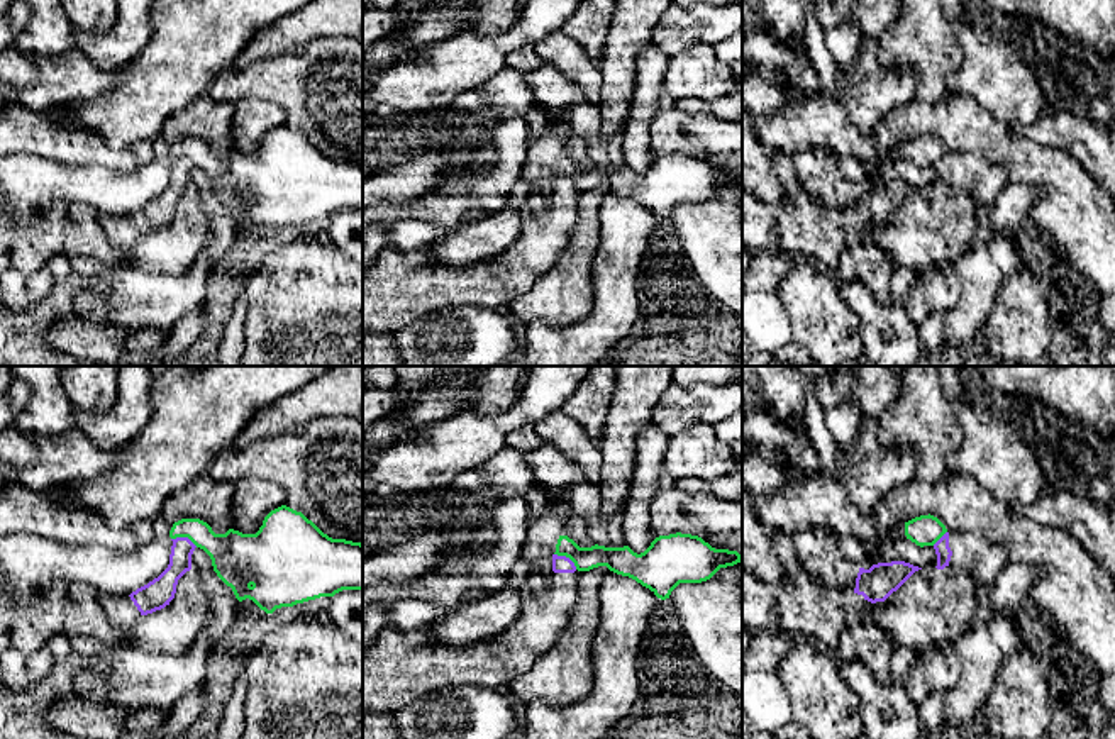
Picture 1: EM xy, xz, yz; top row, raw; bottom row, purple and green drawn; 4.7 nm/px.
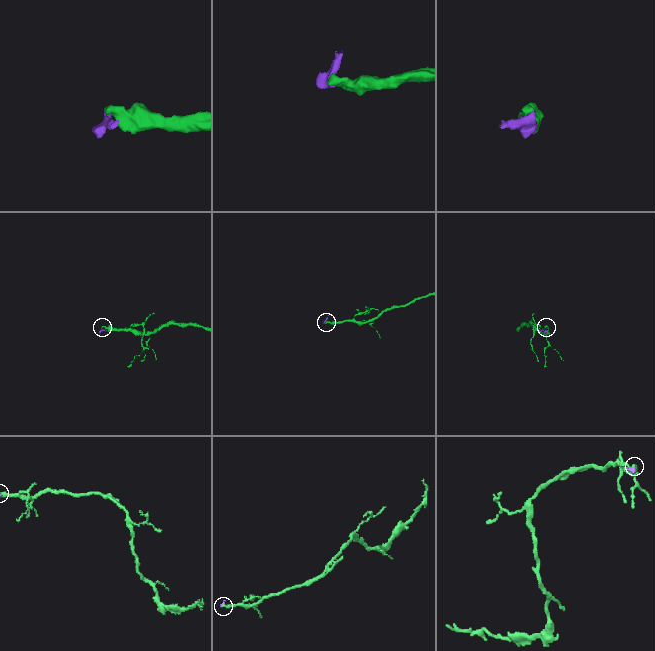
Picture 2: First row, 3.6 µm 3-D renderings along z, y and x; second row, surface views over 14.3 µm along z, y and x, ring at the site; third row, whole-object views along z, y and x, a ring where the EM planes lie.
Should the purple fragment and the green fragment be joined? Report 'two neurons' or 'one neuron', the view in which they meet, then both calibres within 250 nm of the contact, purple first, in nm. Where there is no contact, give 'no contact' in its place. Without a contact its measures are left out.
two neurons | xy | 110/220 nm

